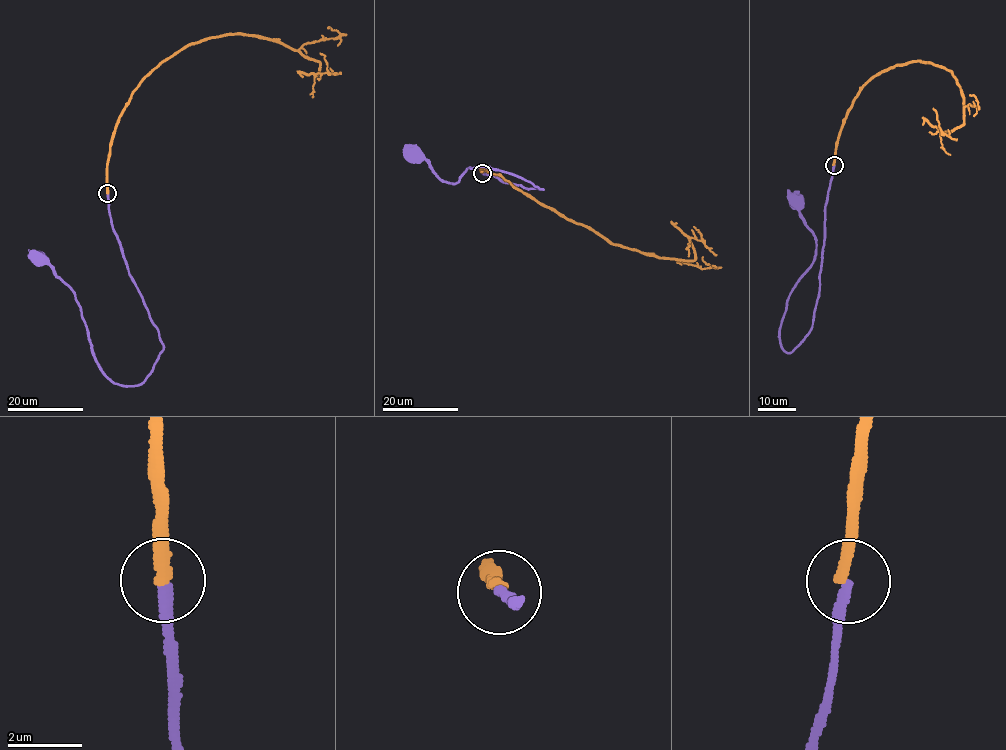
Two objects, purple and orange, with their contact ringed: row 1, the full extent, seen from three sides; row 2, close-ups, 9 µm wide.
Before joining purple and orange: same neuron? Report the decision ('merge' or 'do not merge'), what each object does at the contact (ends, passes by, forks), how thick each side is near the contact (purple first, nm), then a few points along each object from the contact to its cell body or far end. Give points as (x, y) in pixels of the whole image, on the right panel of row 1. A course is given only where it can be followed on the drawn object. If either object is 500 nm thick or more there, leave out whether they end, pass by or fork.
do not merge; purple ends; orange ends; calibres 240 and 300 nm; course purple (834, 165), (812, 330), (791, 352), (781, 345), (779, 330), (790, 293), (816, 250), (815, 237), (795, 200); course orange (833, 165), (848, 109), (881, 71), (908, 62), (949, 70), (963, 97), (965, 121), (940, 131), (933, 108)

